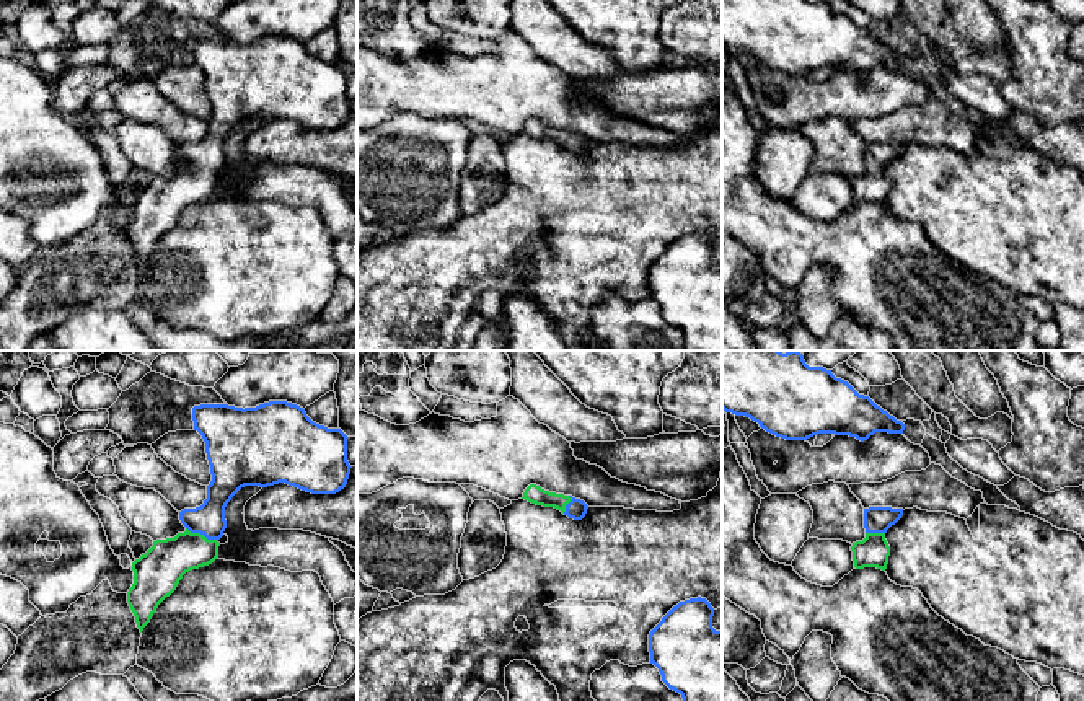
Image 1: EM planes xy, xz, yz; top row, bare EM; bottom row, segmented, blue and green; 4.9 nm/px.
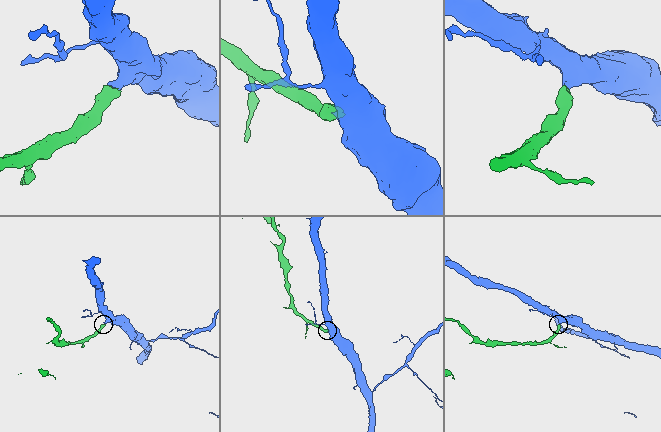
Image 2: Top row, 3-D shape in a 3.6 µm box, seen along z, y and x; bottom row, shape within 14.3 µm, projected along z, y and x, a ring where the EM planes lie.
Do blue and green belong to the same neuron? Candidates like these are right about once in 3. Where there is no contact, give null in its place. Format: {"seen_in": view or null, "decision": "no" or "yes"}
{"seen_in": "xy", "decision": "yes"}

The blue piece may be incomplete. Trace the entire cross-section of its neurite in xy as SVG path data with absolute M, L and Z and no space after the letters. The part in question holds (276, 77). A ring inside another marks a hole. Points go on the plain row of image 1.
M269 36L245 44L200 39L192 42L192 55L194 65L205 77L212 116L200 142L179 147L186 166L153 176L153 181L132 197L134 218L127 227L127 238L140 267L186 207L218 194L218 174L227 163L225 142L241 122L285 117L311 129L336 129L346 122L352 103L347 96L347 70L341 64L313 57L303 42L287 36Z

